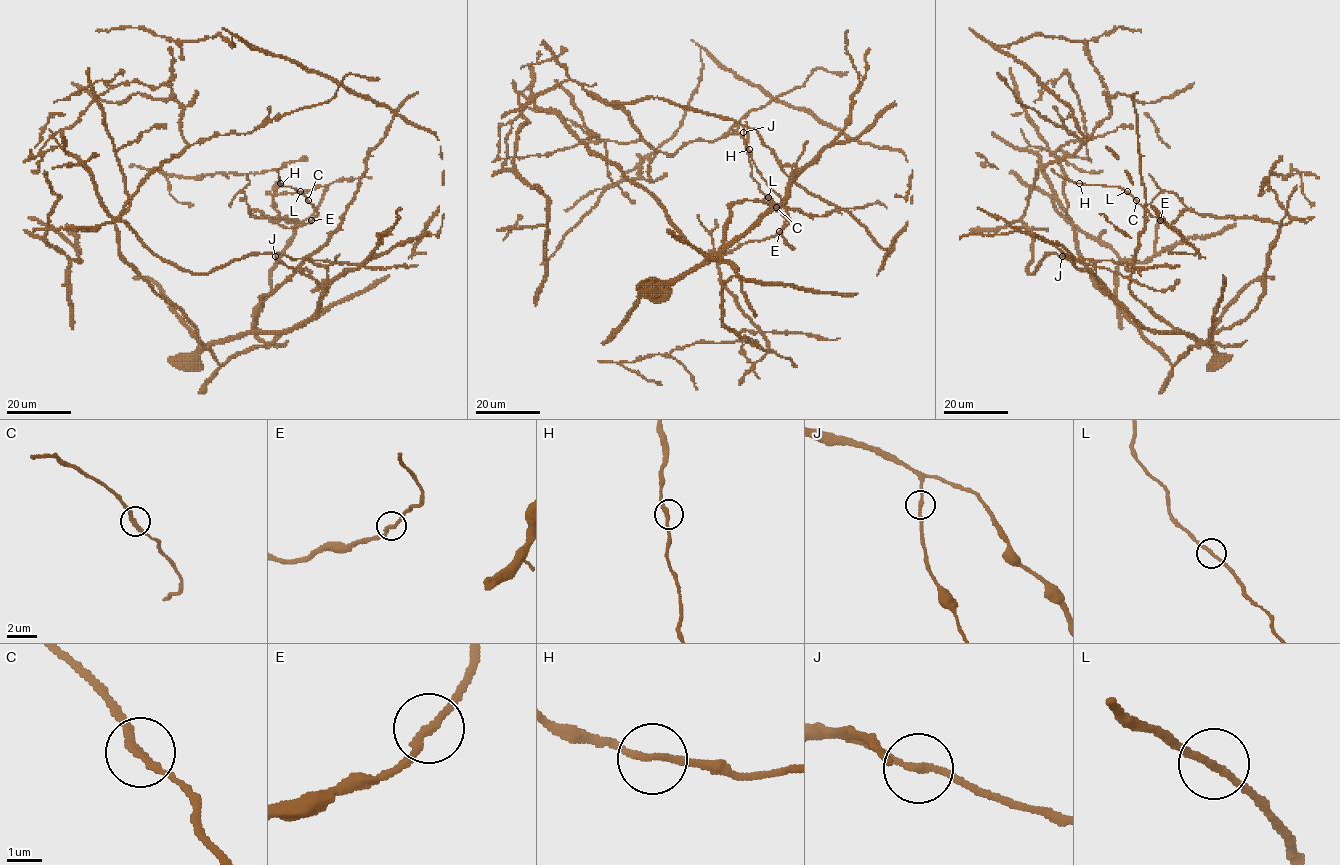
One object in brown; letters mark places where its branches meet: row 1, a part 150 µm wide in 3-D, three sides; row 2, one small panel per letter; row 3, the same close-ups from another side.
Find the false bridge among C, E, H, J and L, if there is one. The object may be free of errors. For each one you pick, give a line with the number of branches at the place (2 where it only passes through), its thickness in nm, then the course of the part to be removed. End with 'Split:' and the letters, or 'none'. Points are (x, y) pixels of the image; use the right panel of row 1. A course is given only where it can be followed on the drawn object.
Split: none

